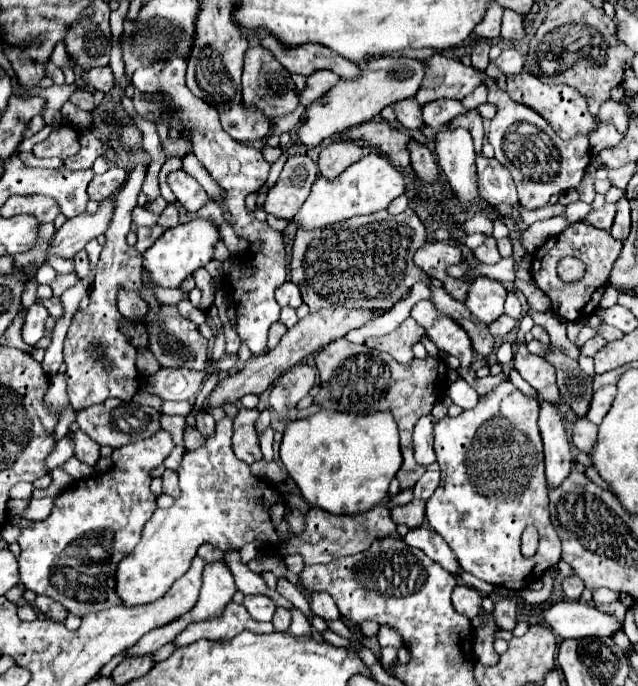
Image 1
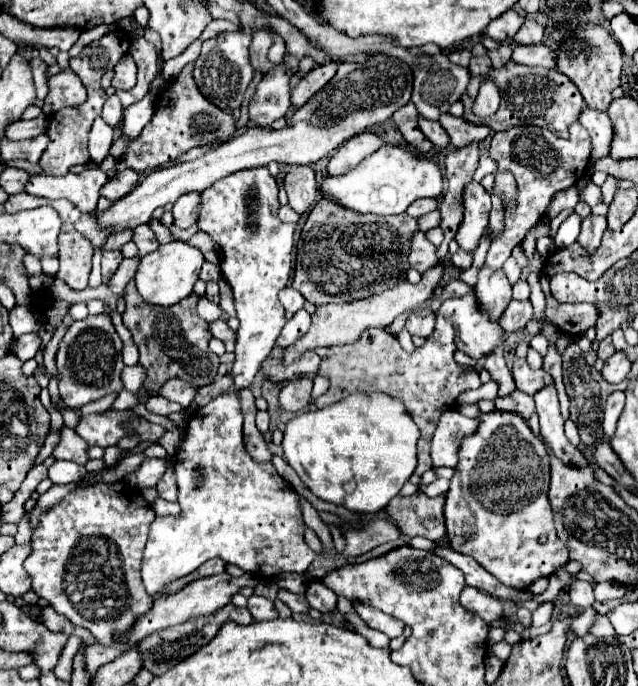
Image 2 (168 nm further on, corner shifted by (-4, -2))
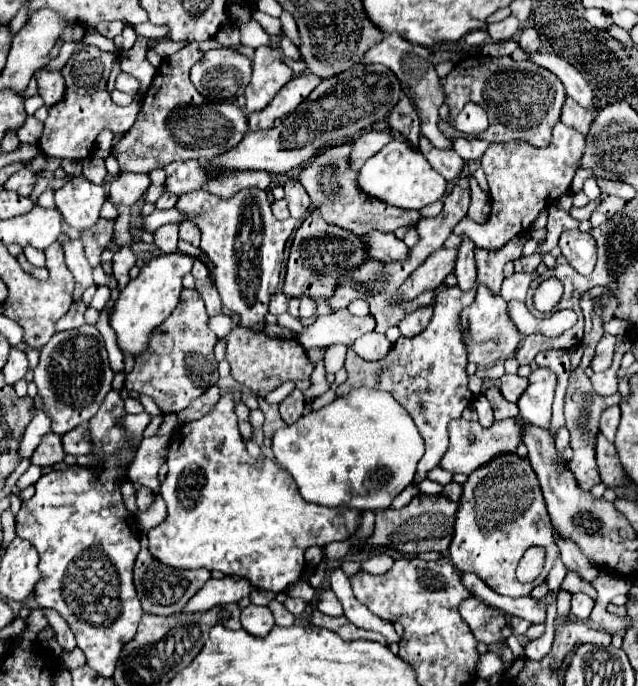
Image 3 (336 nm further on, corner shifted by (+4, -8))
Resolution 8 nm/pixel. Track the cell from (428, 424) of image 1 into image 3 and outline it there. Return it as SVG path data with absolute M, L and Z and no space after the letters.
M454 419L448 423L448 433L450 433L450 447L444 453L440 467L450 473L464 473L464 475L470 475L476 467L488 463L492 455L500 455L502 451L516 451L520 443L520 429L516 427L516 423L512 423L512 419L494 421L490 427L482 427L478 421Z

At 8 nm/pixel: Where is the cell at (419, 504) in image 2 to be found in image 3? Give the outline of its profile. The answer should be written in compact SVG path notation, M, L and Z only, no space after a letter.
M416 495L402 509L376 511L376 529L368 543L386 545L400 553L422 553L422 551L446 551L452 541L452 519L456 513L456 503L444 495Z

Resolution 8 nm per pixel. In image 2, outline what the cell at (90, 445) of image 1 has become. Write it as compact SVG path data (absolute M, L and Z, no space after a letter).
M62 427L60 431L60 441L52 451L54 459L66 459L66 461L74 461L78 465L86 465L88 455L86 455L86 441L70 427Z

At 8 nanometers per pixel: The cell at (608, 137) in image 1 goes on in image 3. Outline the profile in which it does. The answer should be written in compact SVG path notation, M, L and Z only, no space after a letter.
M568 97L566 103L564 103L560 121L562 121L564 125L568 125L568 127L580 131L582 135L588 135L590 125L592 125L592 121L594 121L594 111L584 109L580 103L576 103L574 99Z

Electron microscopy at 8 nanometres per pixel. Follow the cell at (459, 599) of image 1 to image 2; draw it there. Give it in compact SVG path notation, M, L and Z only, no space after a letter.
M466 587L460 595L460 603L466 611L482 617L486 623L492 623L502 617L502 601L494 599L488 593L480 593L478 589Z

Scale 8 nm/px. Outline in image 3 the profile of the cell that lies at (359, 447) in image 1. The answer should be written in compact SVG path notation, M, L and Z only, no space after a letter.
M360 387L352 393L334 399L320 411L310 411L296 423L278 429L272 439L276 461L294 477L300 495L324 507L348 509L388 509L394 497L412 483L416 463L424 455L424 441L410 417L410 413L386 391Z

